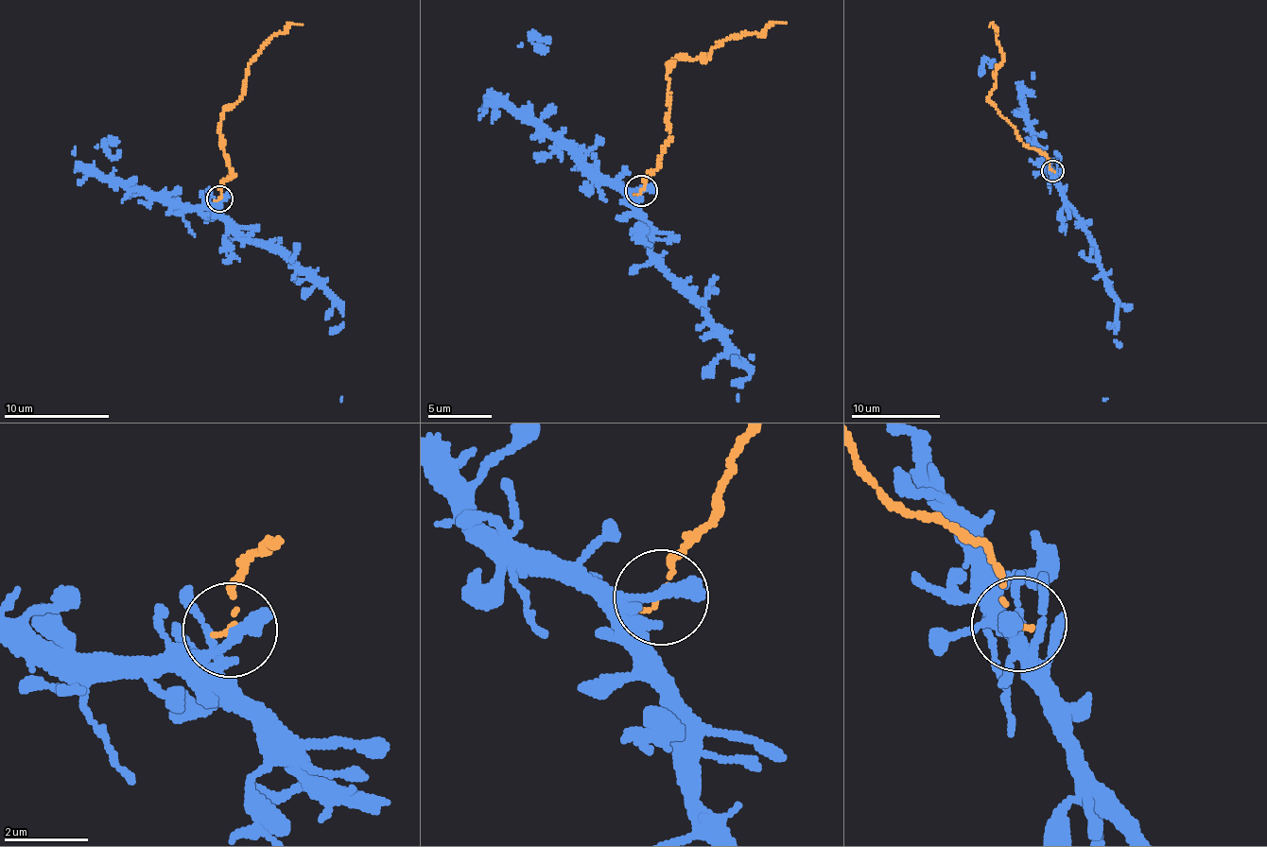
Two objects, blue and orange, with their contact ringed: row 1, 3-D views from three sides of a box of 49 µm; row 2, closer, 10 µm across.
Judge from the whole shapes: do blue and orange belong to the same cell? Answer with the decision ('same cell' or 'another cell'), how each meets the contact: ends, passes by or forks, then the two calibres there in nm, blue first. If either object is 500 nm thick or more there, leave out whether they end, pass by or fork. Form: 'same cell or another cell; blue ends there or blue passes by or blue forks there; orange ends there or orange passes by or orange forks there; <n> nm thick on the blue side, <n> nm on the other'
another cell; blue ends there; orange ends there; 400 nm thick on the blue side, 80 nm on the other

